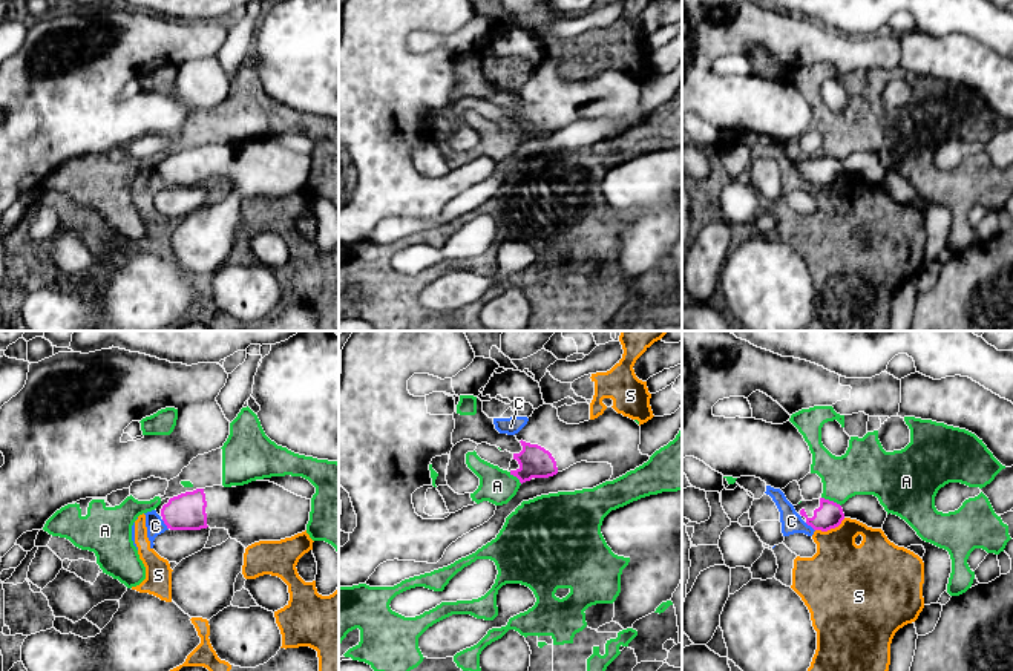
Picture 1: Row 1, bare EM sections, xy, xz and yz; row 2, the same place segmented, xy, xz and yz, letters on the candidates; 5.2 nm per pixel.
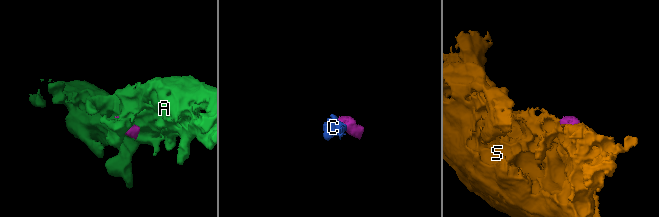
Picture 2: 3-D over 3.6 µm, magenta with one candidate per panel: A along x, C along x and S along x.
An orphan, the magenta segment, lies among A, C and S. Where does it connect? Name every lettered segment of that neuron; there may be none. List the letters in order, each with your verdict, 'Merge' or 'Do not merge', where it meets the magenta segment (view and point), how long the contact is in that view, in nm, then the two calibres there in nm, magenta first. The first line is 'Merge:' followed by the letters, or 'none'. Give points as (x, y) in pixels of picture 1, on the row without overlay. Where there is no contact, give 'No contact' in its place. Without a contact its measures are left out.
Merge: none
A: Do not merge. Touches magenta at yz (831, 158). Shared border 120 nm. Thickness 140 nm (magenta) against 280 nm
C: Do not merge. Touches magenta at xy (164, 180). Shared border 70 nm. Thickness 190 nm (magenta) against 100 nm
S: Do not merge. Touches magenta at yz (829, 186). Shared border 170 nm. Thickness 140 nm (magenta) against 360 nm

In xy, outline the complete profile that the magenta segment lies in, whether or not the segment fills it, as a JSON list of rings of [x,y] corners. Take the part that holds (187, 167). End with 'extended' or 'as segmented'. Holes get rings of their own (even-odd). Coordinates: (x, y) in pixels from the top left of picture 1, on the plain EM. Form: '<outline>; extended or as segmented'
[[[270,138],[213,142],[166,155],[155,165],[170,187],[225,185],[245,205],[307,187],[311,156]]]; extended

